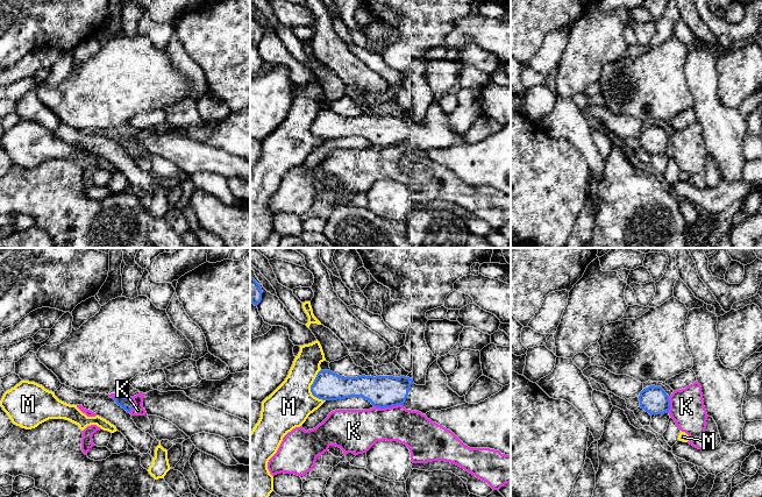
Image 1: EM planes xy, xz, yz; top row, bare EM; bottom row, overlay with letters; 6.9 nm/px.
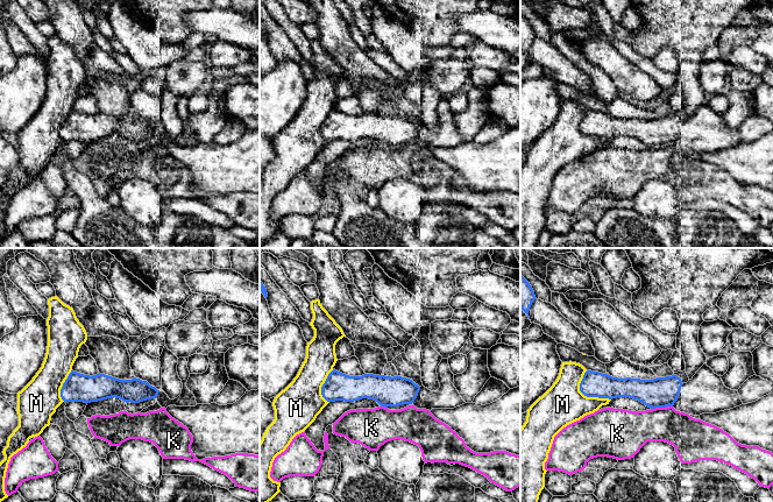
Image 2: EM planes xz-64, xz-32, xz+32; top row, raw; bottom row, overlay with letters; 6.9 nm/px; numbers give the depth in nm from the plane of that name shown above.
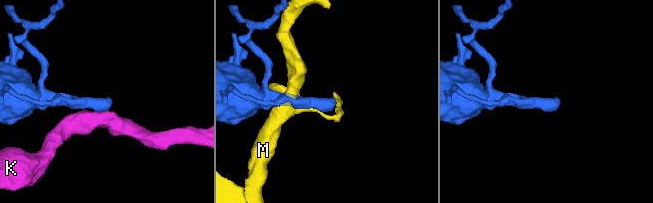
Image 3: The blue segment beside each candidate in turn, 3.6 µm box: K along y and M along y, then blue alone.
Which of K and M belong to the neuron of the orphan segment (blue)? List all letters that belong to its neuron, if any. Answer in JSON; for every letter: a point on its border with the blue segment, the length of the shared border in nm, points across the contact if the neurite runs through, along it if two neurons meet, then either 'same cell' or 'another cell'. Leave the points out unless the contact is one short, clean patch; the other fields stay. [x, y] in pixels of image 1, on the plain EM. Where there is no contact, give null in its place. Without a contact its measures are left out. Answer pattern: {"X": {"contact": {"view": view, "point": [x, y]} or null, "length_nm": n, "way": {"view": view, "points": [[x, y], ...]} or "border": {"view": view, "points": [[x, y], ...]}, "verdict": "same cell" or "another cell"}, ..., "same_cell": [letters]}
{"K": {"contact": {"view": "xz", "point": [389, 146]}, "length_nm": 200, "border": {"view": "xz", "points": [[403, 143], [375, 147]]}, "verdict": "another cell"}, "M": {"contact": {"view": "xz", "point": [311, 127]}, "length_nm": 220, "verdict": "another cell"}, "same_cell": []}

